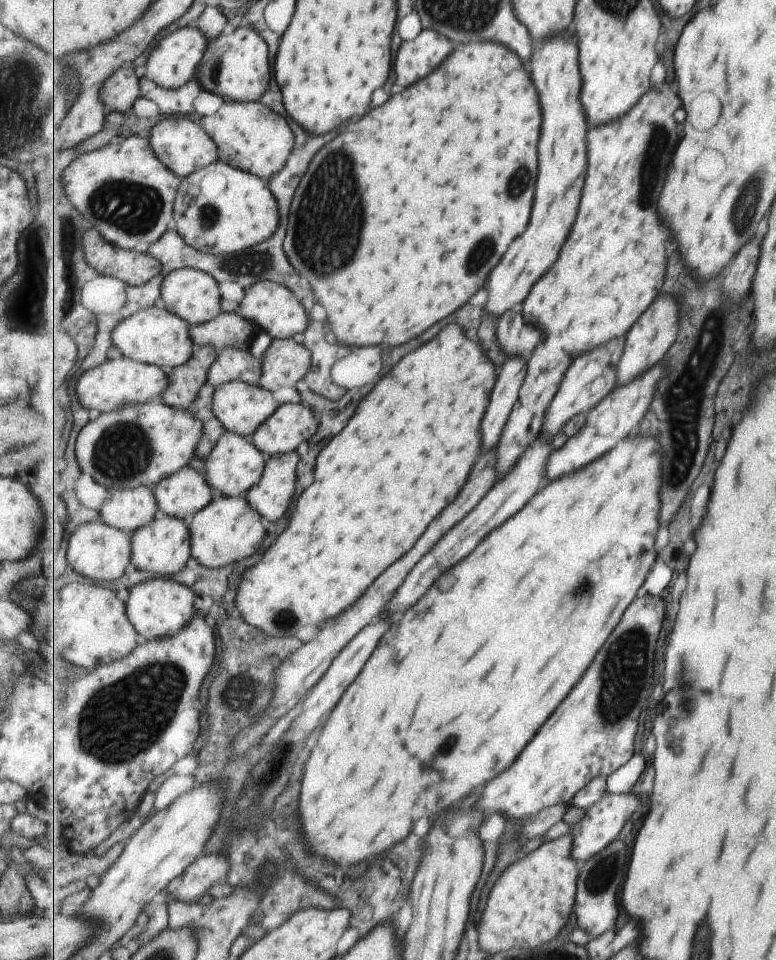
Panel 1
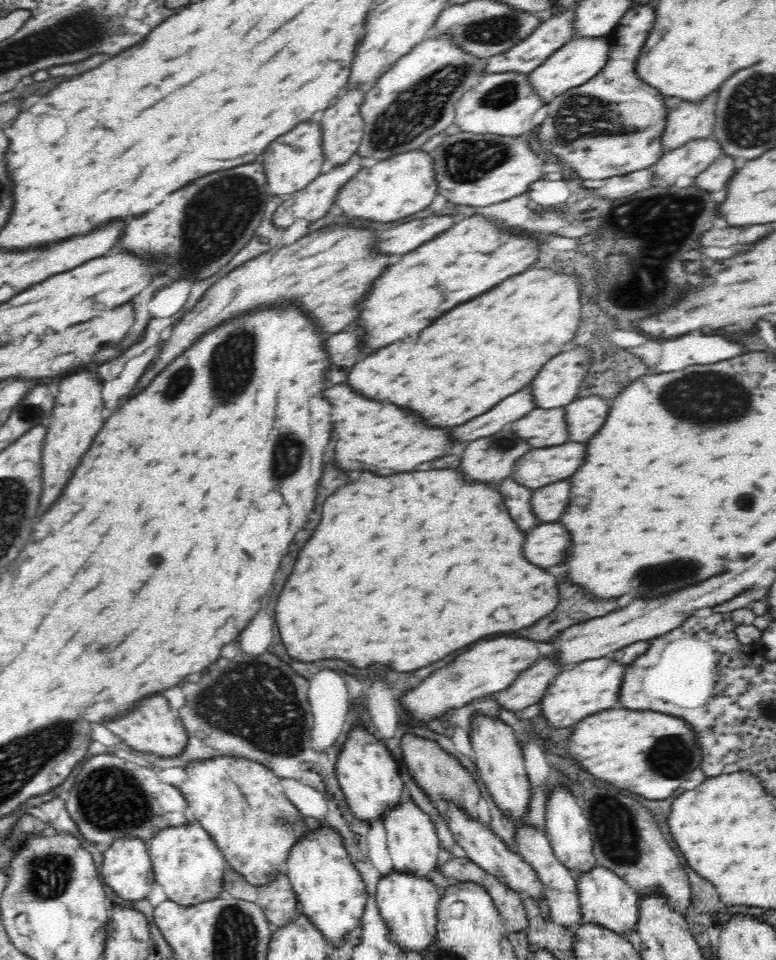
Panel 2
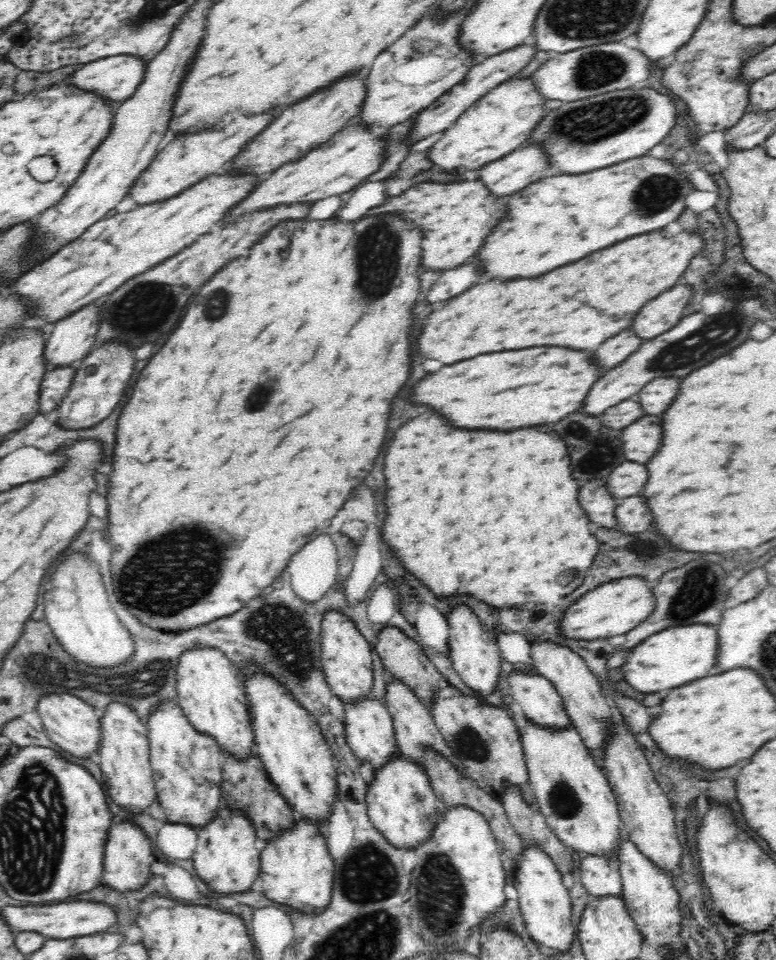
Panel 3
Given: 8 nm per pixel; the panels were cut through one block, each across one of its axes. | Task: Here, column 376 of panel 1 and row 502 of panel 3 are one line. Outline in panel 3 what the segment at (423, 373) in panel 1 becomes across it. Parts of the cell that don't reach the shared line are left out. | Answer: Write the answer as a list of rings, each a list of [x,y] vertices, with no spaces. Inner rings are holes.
[[[430,408],[422,416],[416,416],[414,420],[408,420],[402,424],[396,432],[392,442],[386,450],[386,480],[388,486],[394,490],[388,490],[386,506],[388,506],[388,520],[384,528],[384,538],[396,548],[400,560],[406,564],[406,568],[414,574],[418,574],[432,590],[438,594],[450,594],[450,592],[470,592],[484,602],[496,604],[496,606],[514,606],[522,602],[546,603],[554,602],[558,598],[565,597],[576,590],[584,580],[586,573],[593,566],[593,560],[598,552],[598,539],[590,530],[590,516],[584,512],[580,504],[580,484],[572,478],[572,458],[568,444],[548,426],[526,426],[516,428],[512,432],[508,430],[466,430],[452,426],[444,414]]]

